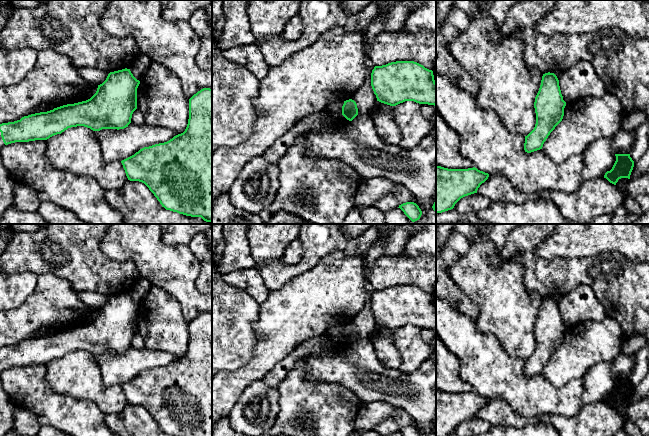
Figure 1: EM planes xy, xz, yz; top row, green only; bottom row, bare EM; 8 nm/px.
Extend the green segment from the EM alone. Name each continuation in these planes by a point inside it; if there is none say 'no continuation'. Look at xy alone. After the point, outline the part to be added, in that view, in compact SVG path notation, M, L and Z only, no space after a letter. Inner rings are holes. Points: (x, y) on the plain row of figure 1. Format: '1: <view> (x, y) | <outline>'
1: xy (7, 407) | M0 356L0 436L5 436L14 428L14 409L10 397L1 383L1 373L5 370Z

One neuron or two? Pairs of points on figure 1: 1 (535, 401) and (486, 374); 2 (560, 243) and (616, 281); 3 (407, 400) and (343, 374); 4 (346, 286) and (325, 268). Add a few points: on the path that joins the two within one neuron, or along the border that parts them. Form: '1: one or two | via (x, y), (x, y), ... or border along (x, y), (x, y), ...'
1: one | via (523, 393), (516, 389), (502, 375), (498, 374)
2: two | border along (603, 251), (587, 256), (556, 257)
3: one | via (391, 391), (371, 382), (363, 374), (359, 374)
4: one | via (341, 284), (330, 273)

